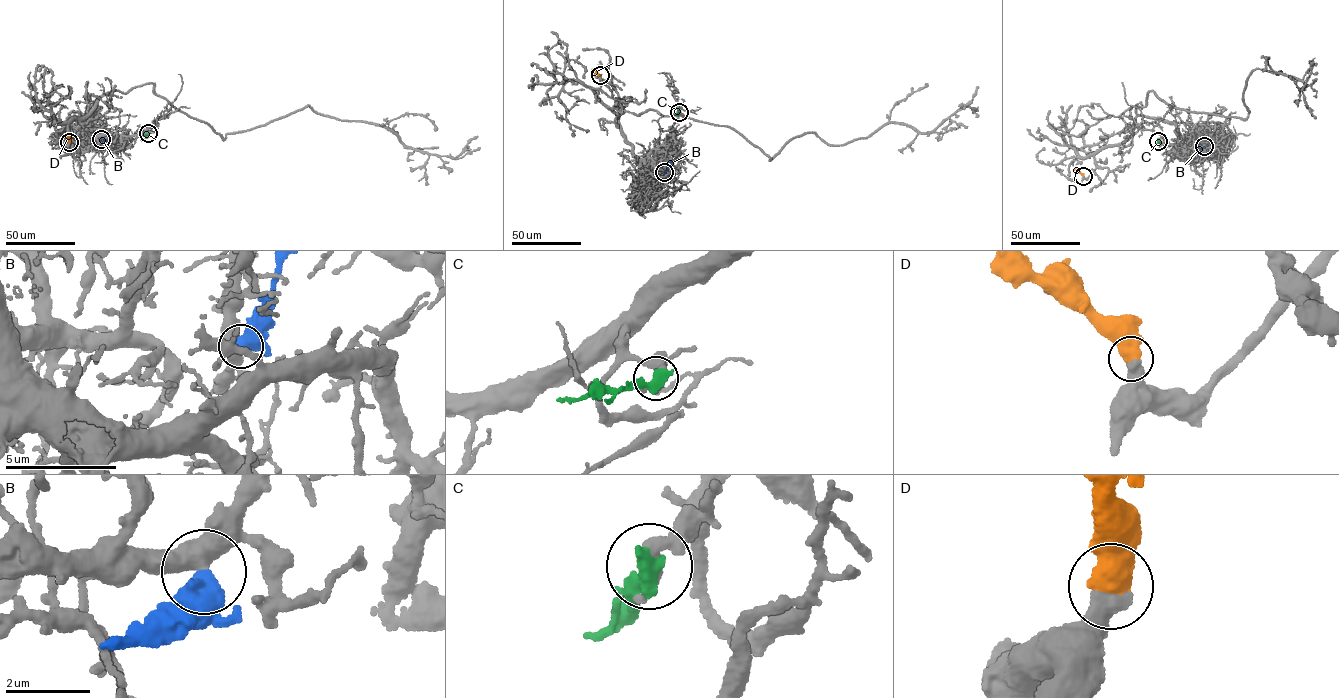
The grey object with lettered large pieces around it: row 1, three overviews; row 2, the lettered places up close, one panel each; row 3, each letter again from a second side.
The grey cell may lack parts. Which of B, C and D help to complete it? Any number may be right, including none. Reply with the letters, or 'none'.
D

